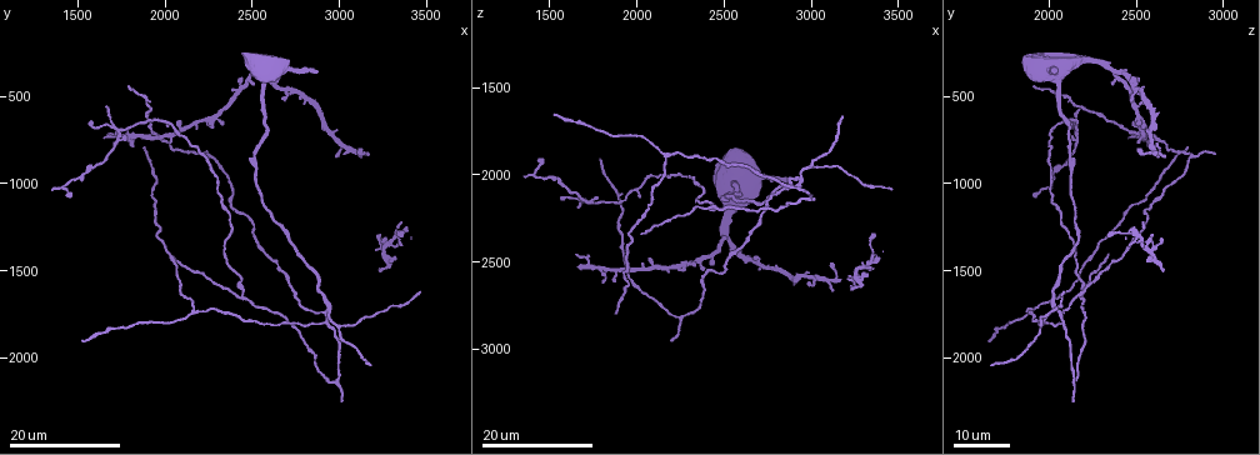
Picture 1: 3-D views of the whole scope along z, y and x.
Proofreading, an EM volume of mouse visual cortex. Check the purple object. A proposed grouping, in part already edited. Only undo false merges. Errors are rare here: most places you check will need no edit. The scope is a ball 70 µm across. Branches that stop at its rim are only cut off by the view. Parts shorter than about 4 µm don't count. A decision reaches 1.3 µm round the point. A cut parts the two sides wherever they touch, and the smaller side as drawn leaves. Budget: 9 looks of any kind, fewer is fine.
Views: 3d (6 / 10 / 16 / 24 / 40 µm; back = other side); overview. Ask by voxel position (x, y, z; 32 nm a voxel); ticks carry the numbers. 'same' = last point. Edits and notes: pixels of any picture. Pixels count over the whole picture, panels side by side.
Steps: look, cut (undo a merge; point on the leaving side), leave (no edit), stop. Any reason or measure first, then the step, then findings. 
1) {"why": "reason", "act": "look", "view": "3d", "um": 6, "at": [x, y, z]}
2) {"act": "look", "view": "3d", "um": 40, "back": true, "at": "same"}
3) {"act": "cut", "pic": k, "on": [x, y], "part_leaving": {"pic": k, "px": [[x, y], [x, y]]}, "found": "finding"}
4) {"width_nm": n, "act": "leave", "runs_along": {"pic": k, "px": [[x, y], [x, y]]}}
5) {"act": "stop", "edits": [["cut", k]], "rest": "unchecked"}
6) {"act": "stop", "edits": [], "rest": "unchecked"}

{"act": "look", "view": "3d", "um": 24, "at": [2160, 1760, 1900]}

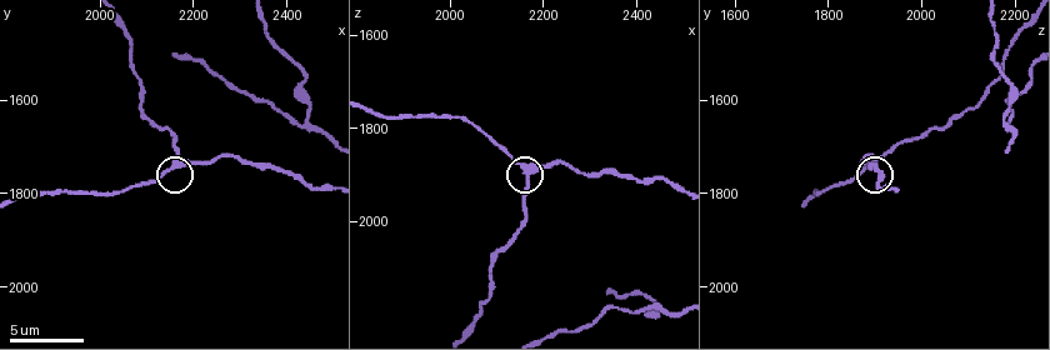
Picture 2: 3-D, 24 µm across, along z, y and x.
{"why": "closer look", "act": "look", "view": "3d", "um": 10, "at": [2160, 1740, 1880]}

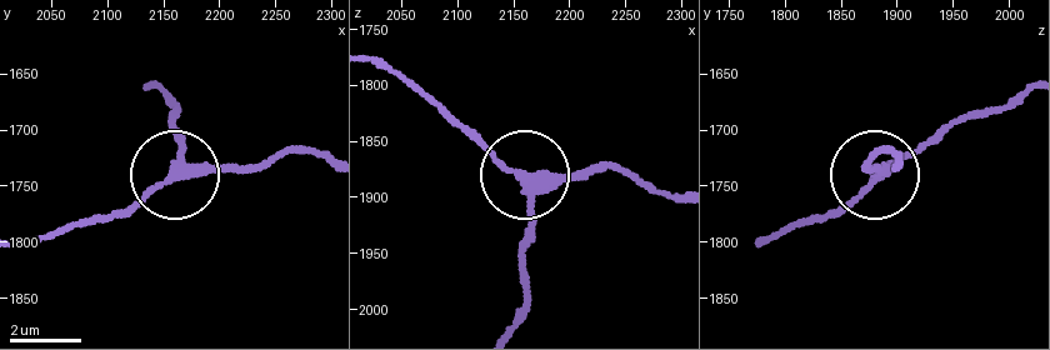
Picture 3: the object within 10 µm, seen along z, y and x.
{"arms": 3, "act": "leave", "found": "continuous, no second cell"}

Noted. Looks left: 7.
{"why": "arms part here", "act": "look", "view": "3d", "um": 10, "at": [2440, 1640, 2185]}

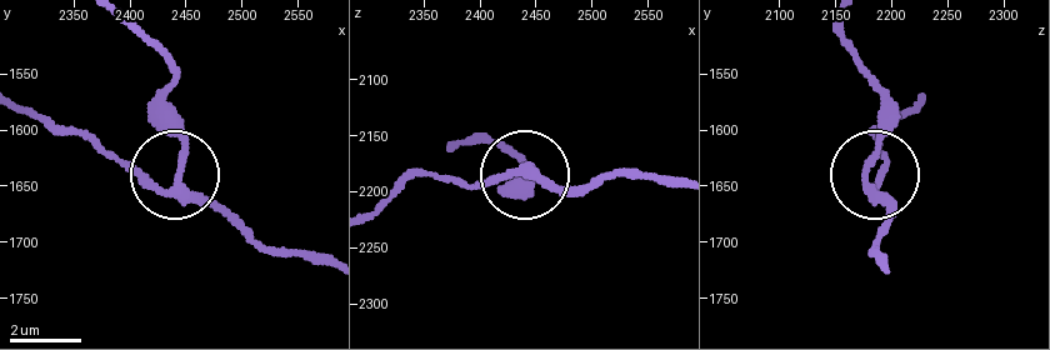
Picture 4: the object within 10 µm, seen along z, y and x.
{"side_arm_um": 18, "act": "leave", "runs_along": {"pic": 4, "px": [[679, 175], [554, 185], [518, 170], [449, 185]]}, "found": "all the same cell"}

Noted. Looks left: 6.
{"why": "branch point", "act": "look", "view": "3d", "um": 24, "at": [2260, 840, 2820]}

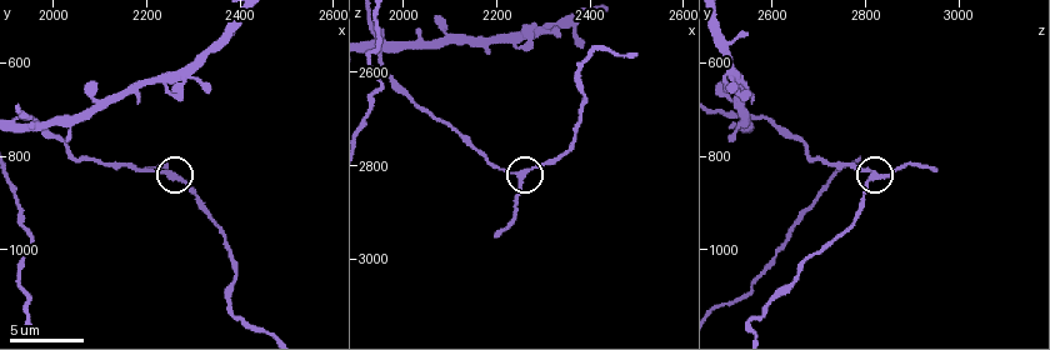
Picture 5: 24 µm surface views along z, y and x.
{"why": "zoom in", "act": "look", "view": "3d", "um": 6, "at": [2250, 845, 2830]}

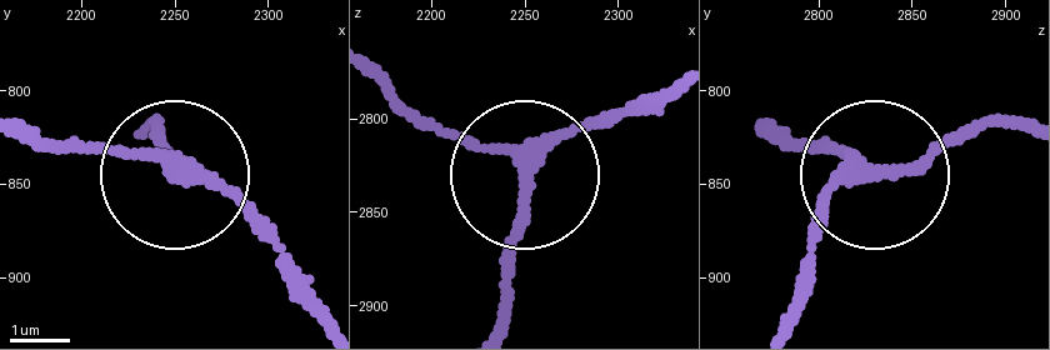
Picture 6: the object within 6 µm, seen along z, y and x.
{"side_arm_um": 5, "arms": 3, "act": "leave", "found": "one cell here"}

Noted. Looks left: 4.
{"why": "branch point", "act": "look", "view": "3d", "um": 16, "at": [2960, 1720, 2020]}

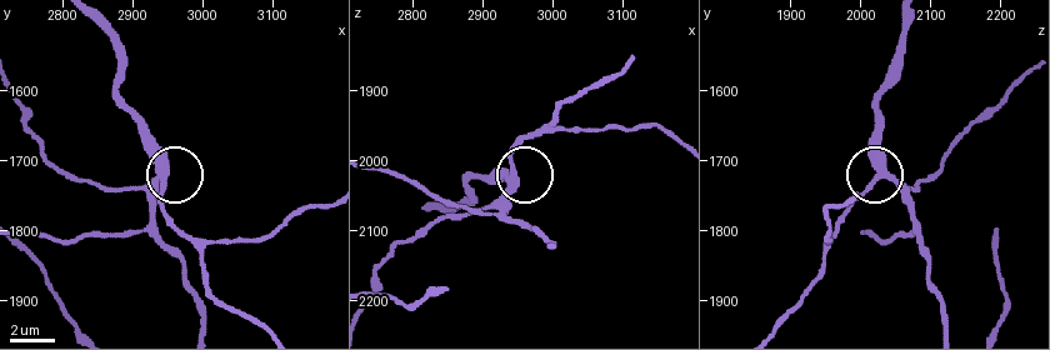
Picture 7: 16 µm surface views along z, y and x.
{"why": "zoom in", "act": "look", "view": "3d", "um": 10, "at": [2945, 1720, 2025]}

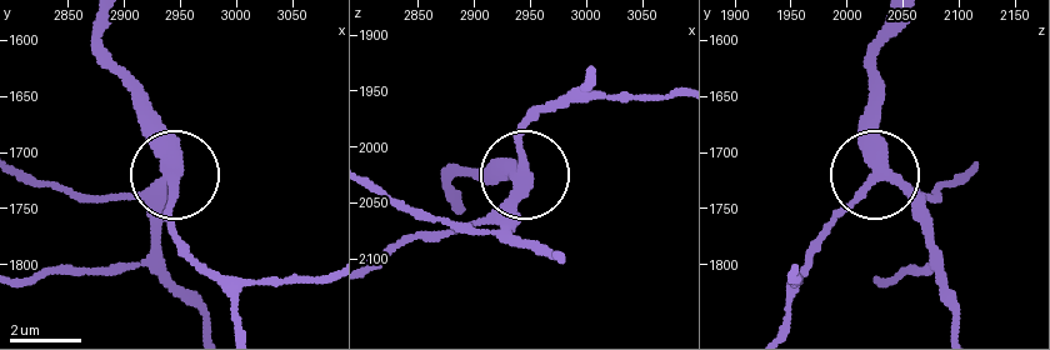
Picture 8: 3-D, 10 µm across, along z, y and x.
{"arms": 3, "act": "leave", "runs_along": {"pic": 8, "px": [[954, 290], [926, 221], [885, 180], [866, 185], [816, 236]]}, "found": "all the same cell"}

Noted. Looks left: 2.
{"act": "stop", "edits": [], "rest": "unchecked"}

